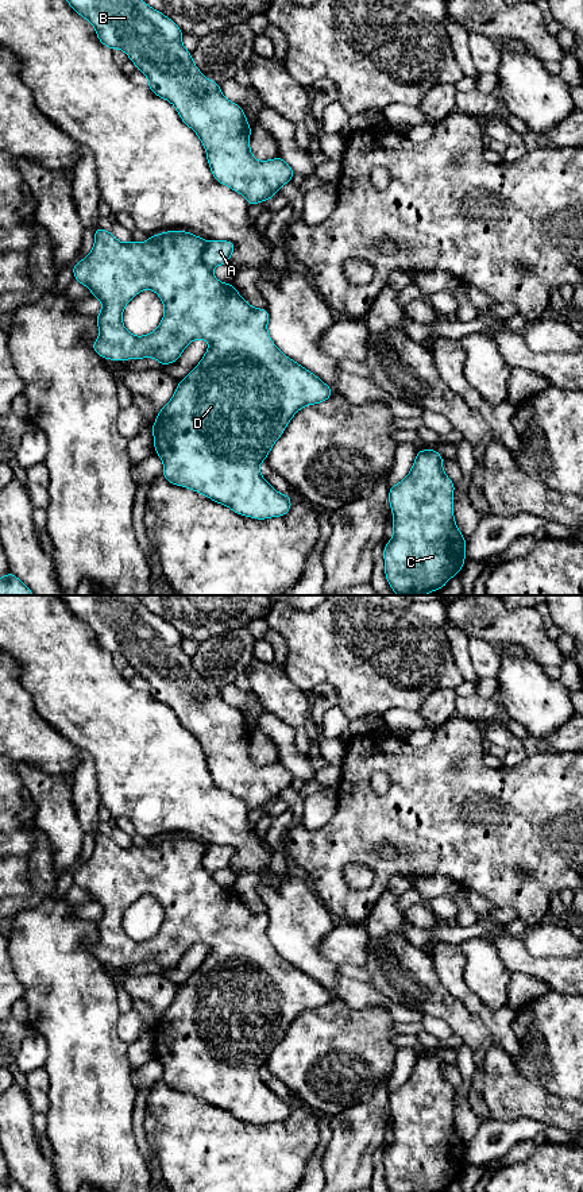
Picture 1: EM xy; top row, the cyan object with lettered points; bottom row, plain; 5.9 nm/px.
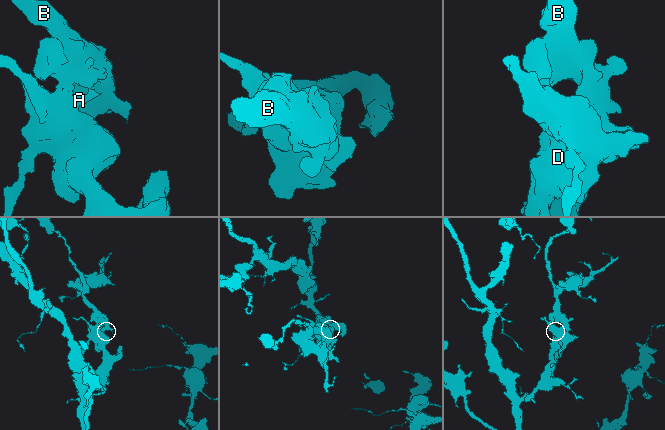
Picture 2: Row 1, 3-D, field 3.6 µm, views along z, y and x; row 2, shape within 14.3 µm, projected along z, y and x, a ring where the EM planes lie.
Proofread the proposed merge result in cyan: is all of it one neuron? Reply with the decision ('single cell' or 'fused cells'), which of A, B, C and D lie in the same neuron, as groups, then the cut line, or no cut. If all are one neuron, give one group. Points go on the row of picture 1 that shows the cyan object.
fused cells; A / B C D; cut in xy along (204, 242), (203, 262), (211, 269)

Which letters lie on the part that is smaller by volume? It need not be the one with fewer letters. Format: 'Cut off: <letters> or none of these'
Cut off: A

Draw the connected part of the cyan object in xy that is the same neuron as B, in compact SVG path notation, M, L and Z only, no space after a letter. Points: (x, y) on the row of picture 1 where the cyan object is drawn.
M66 0L70 7L85 18L96 30L99 40L107 47L123 50L148 78L148 88L158 97L170 101L182 121L200 138L206 151L206 159L215 180L246 197L250 205L267 201L279 188L290 182L294 170L281 157L256 161L250 150L251 127L240 105L229 101L220 90L220 84L204 77L194 65L192 54L182 45L181 28L162 12L151 8L143 0Z

